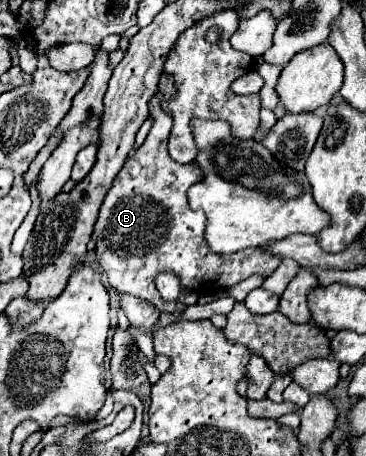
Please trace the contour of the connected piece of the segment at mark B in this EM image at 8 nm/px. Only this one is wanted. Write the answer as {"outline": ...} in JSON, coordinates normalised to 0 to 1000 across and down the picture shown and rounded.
{"outline":[[[443,158],[432,206],[421,206],[410,219],[410,254],[421,259],[421,276],[399,311],[372,329],[366,342],[344,351],[339,368],[311,390],[251,513],[262,531],[268,579],[295,605],[301,627],[328,645],[393,654],[393,662],[426,671],[437,689],[486,689],[486,680],[503,680],[503,667],[443,662],[432,636],[421,632],[421,605],[432,596],[475,596],[492,605],[497,632],[601,640],[689,601],[738,605],[770,575],[765,561],[738,557],[721,544],[683,544],[634,561],[585,557],[574,548],[557,526],[557,465],[519,461],[508,434],[508,417],[530,399],[552,395],[552,373],[536,355],[475,355],[454,329],[454,303],[464,298],[470,268],[464,250],[443,241],[443,215],[464,215],[464,206],[475,206],[475,171]]]}

